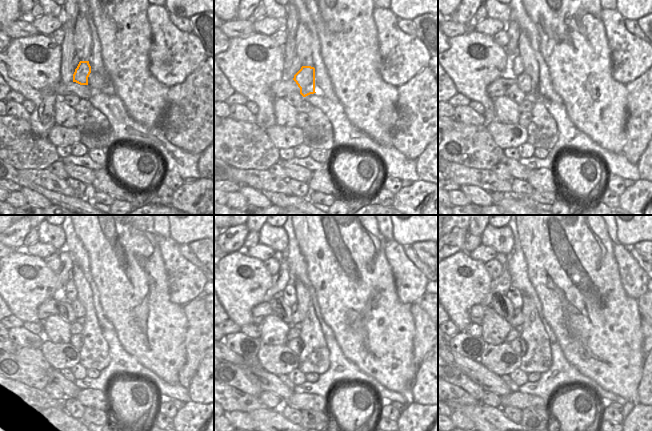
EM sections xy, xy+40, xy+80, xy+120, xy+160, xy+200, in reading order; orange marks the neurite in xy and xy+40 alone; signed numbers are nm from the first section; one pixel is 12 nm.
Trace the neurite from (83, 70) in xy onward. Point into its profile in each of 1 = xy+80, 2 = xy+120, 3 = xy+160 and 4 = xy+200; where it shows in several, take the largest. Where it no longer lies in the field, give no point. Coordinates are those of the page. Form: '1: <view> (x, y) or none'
1: xy+80 (523, 80)
2: xy+120 (77, 308)
3: xy+160 (297, 317)
4: xy+200 (517, 319)

